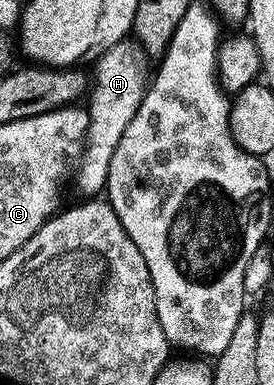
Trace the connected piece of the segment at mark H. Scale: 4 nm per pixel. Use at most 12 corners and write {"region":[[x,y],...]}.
{"region":[[137,41],[97,59],[88,102],[102,130],[82,151],[78,190],[98,196],[146,99]]}

